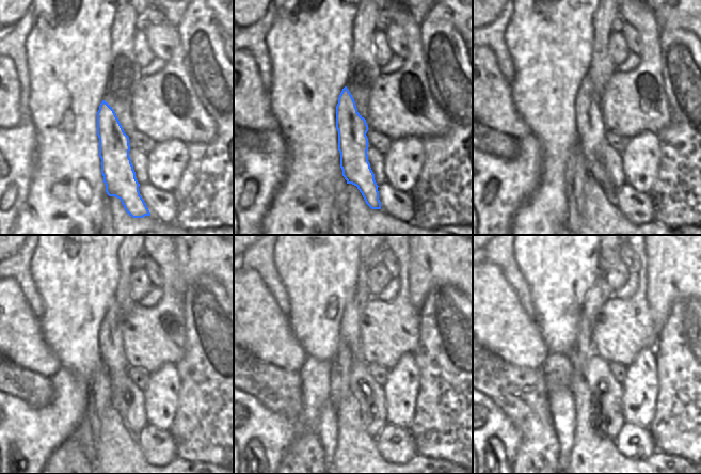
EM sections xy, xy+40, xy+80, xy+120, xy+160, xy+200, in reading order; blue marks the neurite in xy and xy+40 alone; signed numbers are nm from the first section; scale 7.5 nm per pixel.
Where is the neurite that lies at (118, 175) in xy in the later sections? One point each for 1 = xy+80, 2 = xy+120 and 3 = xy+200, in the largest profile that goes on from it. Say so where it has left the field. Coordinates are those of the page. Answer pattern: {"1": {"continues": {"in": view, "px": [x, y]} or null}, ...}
{"1": {"continues": {"in": "xy+80", "px": [591, 129]}}, "2": {"continues": {"in": "xy+120", "px": [111, 351]}}, "3": {"continues": {"in": "xy+200", "px": [601, 290]}}}

